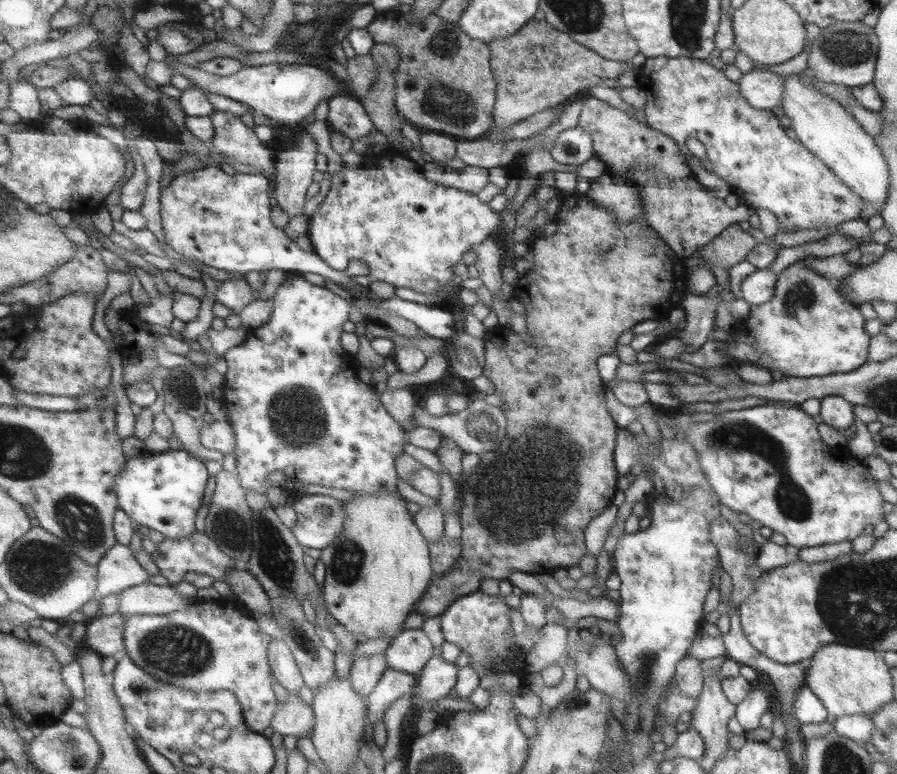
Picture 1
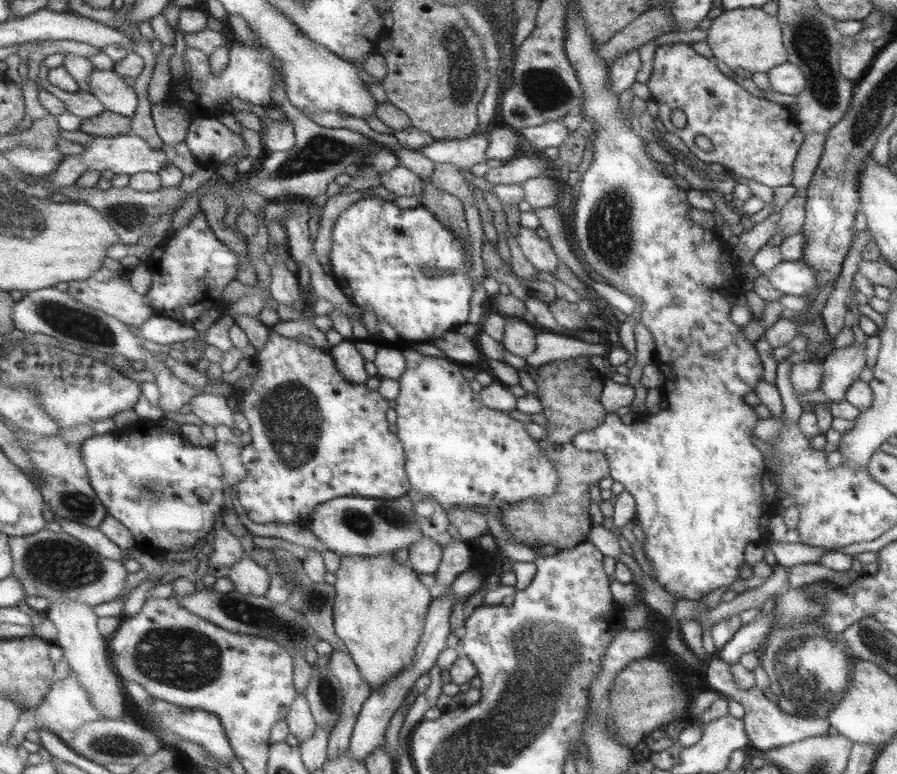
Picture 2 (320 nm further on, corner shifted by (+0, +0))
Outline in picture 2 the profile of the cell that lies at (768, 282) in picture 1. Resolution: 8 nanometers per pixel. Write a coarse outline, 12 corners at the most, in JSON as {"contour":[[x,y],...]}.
{"contour":[[799,259],[782,260],[766,278],[784,295],[805,297],[818,286]]}

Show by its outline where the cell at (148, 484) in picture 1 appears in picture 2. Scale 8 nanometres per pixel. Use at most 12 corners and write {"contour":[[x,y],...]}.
{"contour":[[140,419],[80,444],[136,547],[188,550],[223,512],[212,448]]}

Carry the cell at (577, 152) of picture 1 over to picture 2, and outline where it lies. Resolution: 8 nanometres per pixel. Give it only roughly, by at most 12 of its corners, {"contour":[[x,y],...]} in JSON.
{"contour":[[562,121],[518,131],[534,149],[558,148],[570,132]]}

